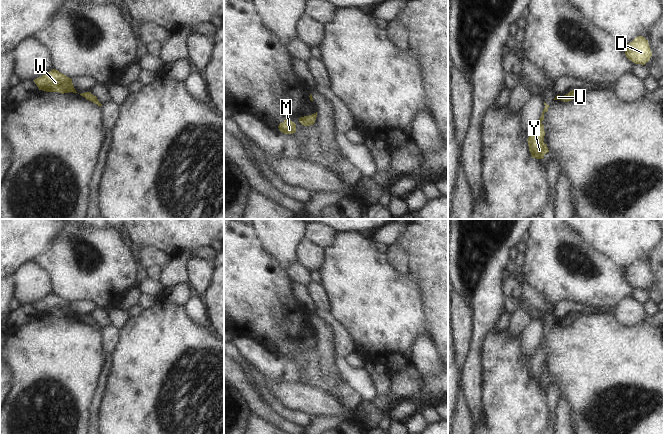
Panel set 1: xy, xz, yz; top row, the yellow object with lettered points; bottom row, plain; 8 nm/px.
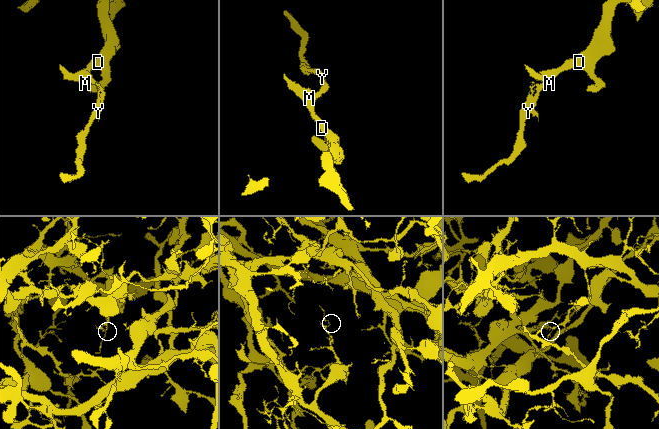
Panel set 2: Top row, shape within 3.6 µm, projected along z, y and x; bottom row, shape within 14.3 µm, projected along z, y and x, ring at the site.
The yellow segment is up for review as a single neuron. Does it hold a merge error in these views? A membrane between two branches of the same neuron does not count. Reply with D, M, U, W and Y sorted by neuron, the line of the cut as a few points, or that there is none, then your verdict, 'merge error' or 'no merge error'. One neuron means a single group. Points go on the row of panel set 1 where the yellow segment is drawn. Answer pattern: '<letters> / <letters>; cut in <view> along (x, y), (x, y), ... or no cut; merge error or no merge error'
D M U W Y; no cut; no merge error

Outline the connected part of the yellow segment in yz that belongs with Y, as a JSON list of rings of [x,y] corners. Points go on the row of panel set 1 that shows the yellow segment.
[[[544,102],[545,108],[536,125],[536,129],[532,132],[527,141],[531,156],[536,159],[543,159],[544,155],[549,152],[547,145],[543,142],[545,131],[544,125],[541,123],[544,120],[544,113],[548,111],[549,105]]]

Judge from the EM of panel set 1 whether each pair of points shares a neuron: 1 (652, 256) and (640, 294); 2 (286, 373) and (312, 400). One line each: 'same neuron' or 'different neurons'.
1: different neurons
2: different neurons

